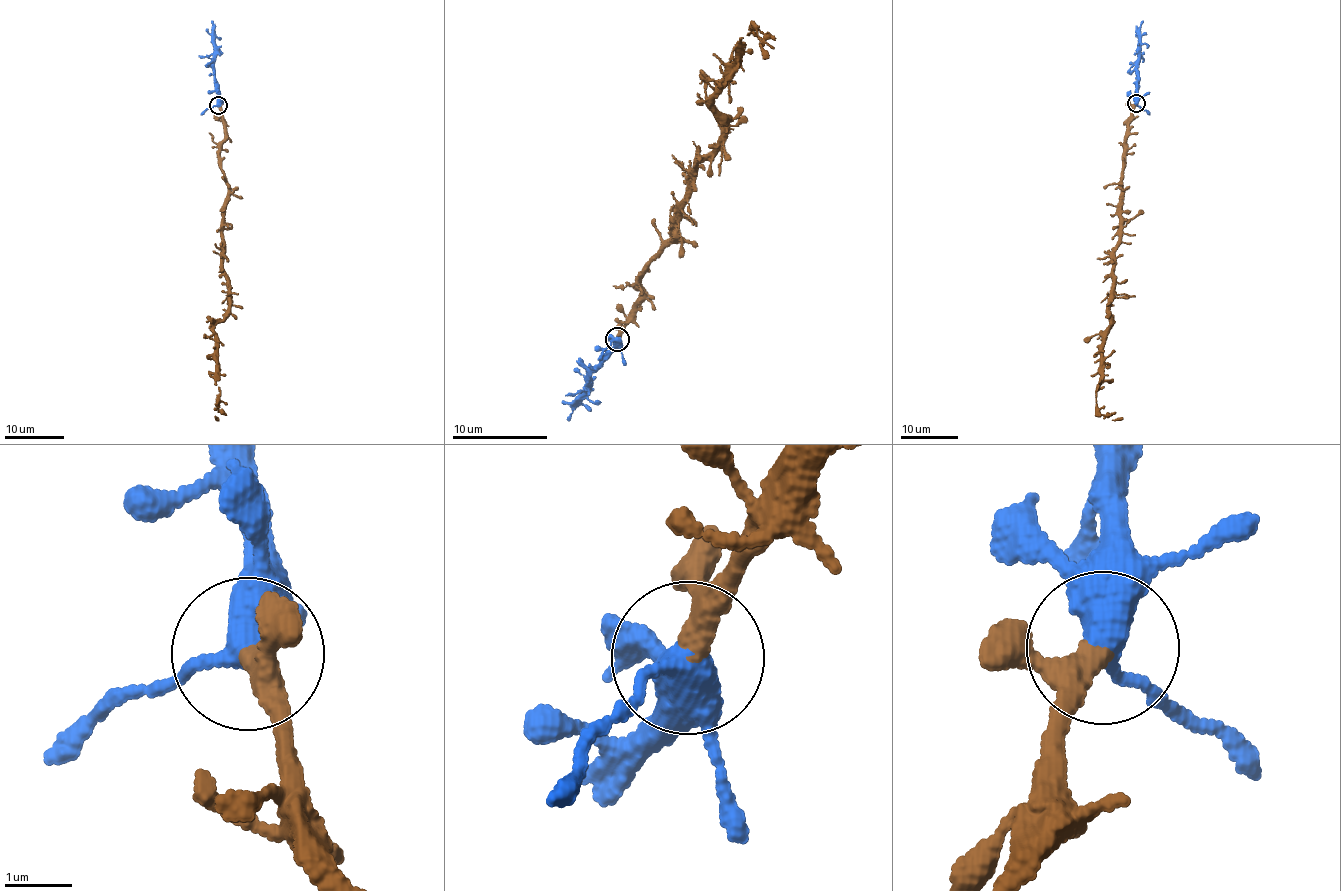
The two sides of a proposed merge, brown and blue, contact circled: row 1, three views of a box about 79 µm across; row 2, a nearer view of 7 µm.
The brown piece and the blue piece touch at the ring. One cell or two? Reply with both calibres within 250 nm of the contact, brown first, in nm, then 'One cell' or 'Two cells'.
Thickness 280 nm (brown) against 440 nm. One cell

